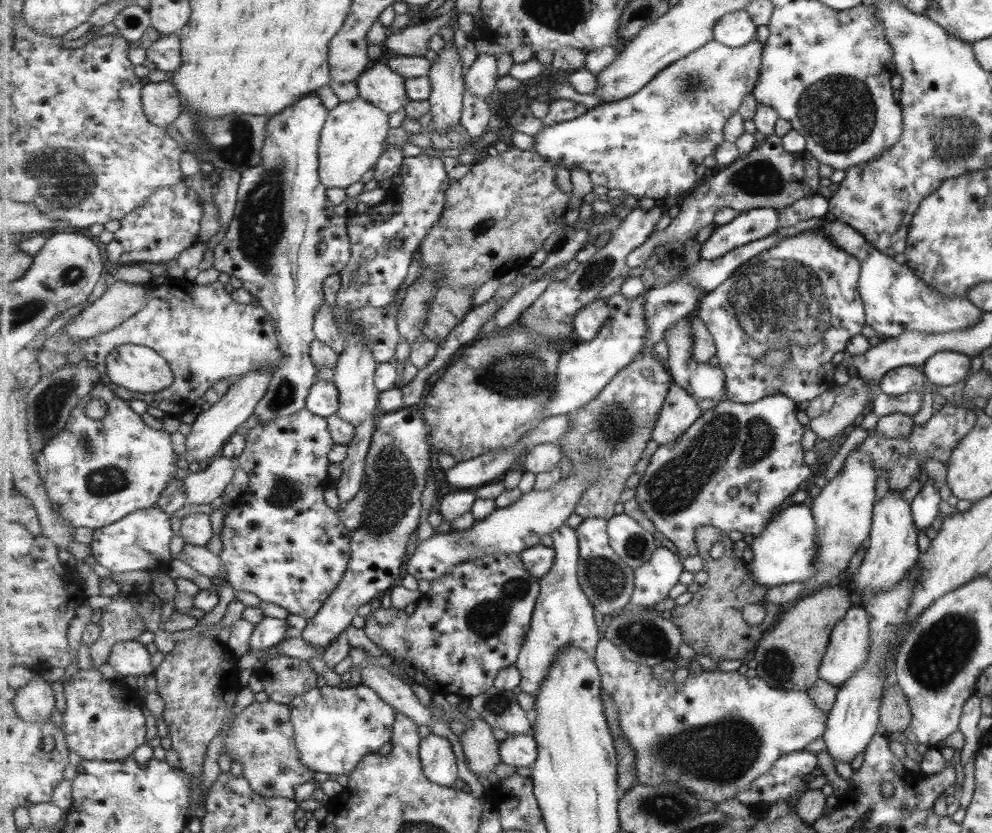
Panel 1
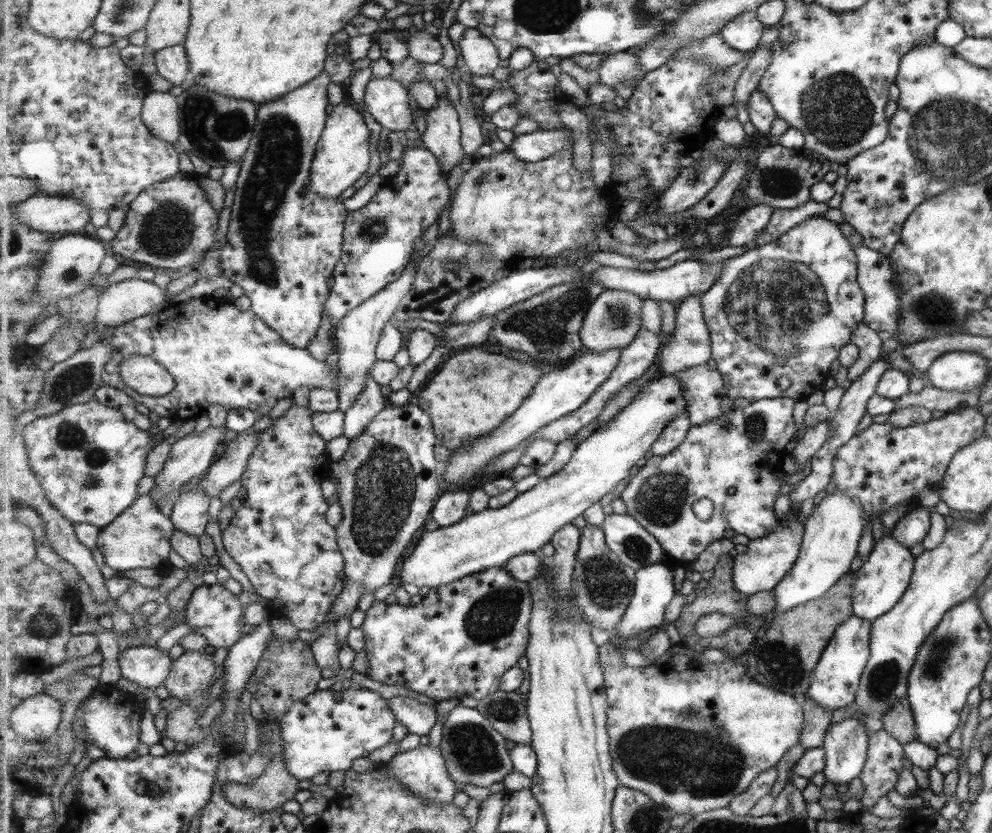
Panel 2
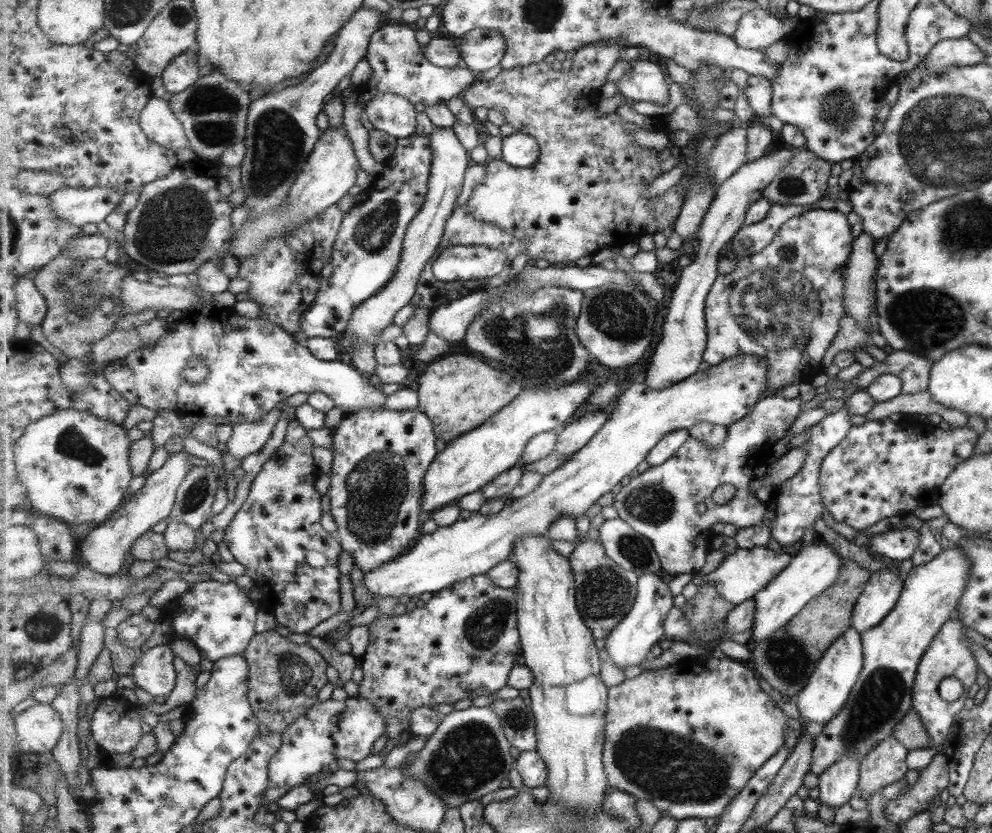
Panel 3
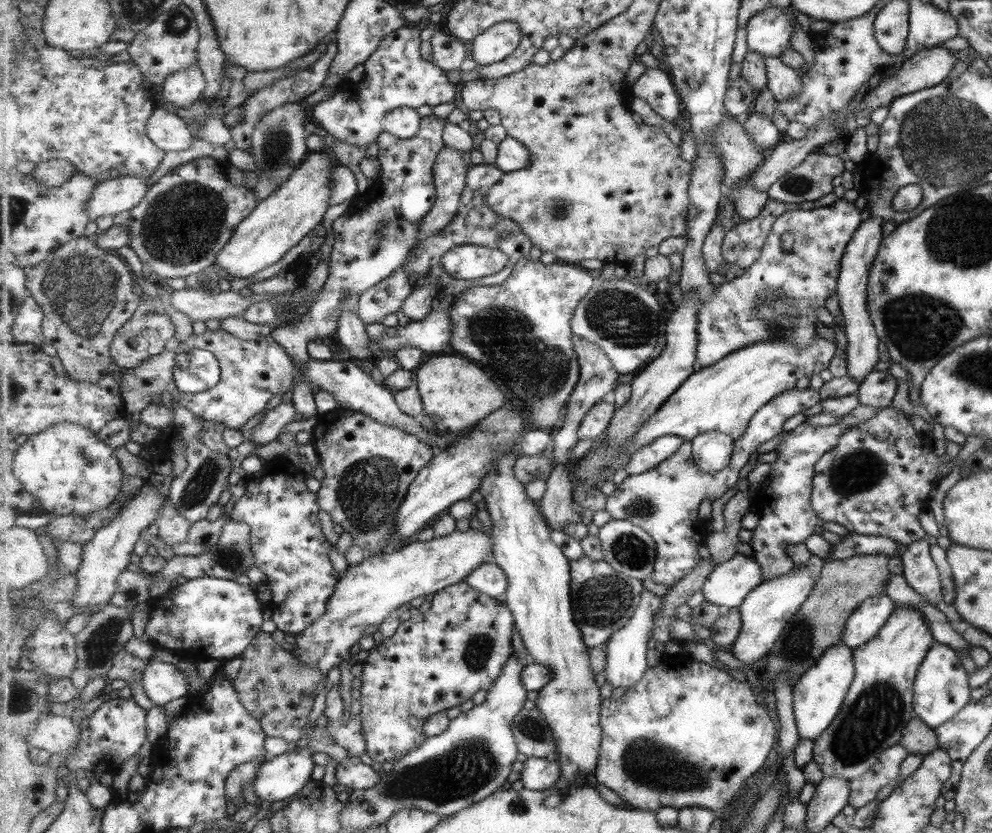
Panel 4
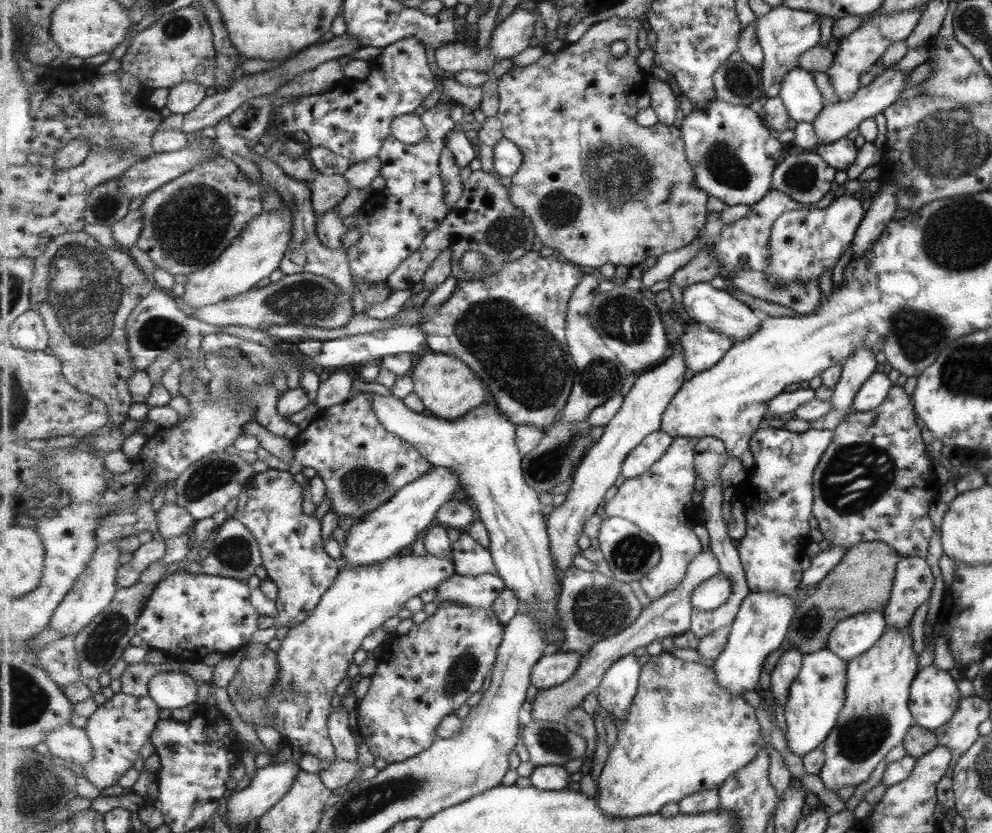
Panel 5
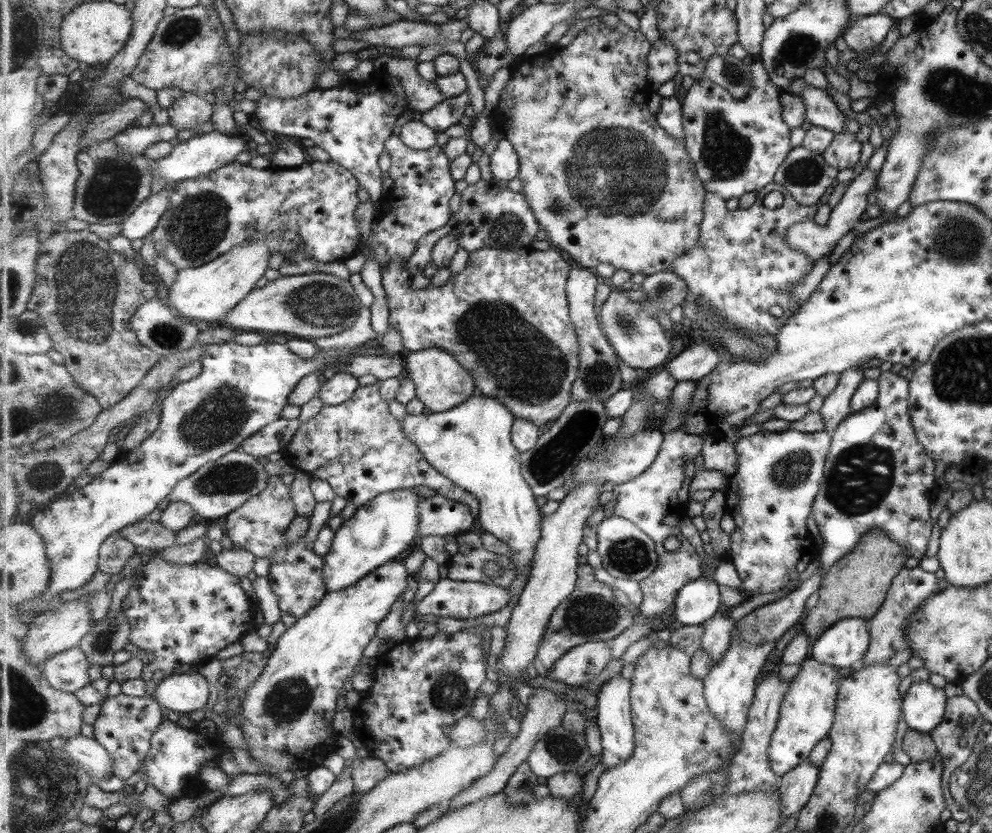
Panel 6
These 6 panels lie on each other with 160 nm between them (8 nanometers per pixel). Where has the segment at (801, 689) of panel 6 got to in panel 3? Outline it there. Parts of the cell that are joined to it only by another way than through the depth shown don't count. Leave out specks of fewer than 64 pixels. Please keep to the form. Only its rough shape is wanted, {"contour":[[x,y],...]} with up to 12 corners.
{"contour":[[850,627],[797,695],[801,717],[828,723],[859,678],[863,645]]}

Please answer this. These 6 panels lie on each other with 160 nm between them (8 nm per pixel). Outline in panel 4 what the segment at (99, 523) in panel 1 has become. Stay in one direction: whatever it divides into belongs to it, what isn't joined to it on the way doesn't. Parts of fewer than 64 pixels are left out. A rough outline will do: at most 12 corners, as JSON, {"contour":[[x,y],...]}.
{"contour":[[64,422],[20,440],[14,474],[54,516],[117,500],[123,469]]}

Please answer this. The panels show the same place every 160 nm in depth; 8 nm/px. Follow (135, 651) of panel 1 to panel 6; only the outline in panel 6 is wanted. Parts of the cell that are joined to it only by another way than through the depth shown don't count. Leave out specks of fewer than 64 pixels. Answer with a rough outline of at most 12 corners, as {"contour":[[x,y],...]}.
{"contour":[[197,671],[163,680],[156,698],[183,715],[205,708],[212,687]]}

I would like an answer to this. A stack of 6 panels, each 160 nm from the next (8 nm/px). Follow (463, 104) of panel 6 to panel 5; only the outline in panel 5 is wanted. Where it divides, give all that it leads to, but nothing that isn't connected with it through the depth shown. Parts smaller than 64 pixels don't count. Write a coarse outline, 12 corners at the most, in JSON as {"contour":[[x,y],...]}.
{"contour":[[456,101],[419,115],[427,140],[389,137],[385,189],[355,216],[357,284],[389,276],[452,211],[440,158]]}

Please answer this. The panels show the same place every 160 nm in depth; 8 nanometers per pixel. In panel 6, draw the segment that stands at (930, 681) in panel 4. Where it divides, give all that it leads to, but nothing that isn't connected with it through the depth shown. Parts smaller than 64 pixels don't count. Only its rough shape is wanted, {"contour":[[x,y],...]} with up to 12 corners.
{"contour":[[911,684],[901,701],[908,728],[932,731],[943,719],[943,689]]}

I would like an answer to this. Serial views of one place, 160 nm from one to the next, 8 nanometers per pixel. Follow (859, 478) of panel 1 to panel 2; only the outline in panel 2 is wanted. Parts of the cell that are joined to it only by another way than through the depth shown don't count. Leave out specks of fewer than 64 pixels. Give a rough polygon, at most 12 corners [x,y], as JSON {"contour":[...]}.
{"contour":[[832,492],[803,519],[797,563],[774,588],[775,618],[820,598],[850,570],[865,529]]}

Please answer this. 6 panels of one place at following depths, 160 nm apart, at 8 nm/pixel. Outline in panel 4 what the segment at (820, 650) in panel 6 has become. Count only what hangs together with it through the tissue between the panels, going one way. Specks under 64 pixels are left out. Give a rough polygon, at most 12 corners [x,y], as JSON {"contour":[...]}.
{"contour":[[884,593],[848,617],[840,642],[851,649],[872,640],[893,614]]}

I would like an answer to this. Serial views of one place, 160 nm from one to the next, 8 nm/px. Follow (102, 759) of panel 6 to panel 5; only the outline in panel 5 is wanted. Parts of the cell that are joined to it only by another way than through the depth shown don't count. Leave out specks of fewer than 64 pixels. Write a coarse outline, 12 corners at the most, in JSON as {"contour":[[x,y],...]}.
{"contour":[[71,724],[50,732],[51,754],[78,767],[96,754],[86,729]]}

